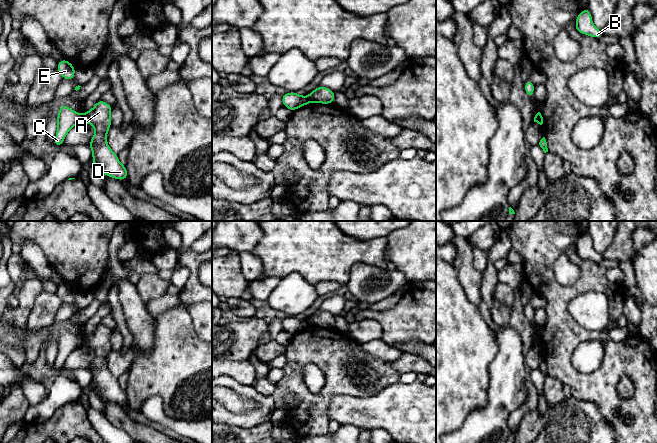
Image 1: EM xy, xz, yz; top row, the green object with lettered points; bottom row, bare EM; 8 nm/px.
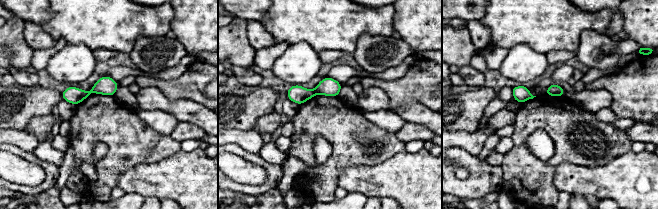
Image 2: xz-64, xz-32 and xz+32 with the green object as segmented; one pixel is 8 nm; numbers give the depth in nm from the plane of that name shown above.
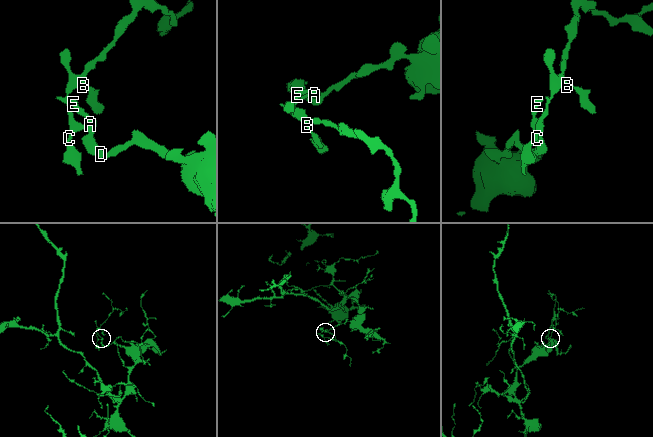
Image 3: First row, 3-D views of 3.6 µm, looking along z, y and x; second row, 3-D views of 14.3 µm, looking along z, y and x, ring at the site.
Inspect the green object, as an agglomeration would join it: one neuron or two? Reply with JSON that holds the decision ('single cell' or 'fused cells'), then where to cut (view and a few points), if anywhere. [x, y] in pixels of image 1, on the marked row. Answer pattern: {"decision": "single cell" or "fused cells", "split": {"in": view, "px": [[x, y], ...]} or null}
{"decision": "fused cells", "split": {"in": "xy", "px": [[83, 115], [84, 121]]}}

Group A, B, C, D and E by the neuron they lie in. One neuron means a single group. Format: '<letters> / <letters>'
A D E / B C

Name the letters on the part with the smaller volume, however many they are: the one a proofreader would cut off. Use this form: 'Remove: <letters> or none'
Remove: B, C

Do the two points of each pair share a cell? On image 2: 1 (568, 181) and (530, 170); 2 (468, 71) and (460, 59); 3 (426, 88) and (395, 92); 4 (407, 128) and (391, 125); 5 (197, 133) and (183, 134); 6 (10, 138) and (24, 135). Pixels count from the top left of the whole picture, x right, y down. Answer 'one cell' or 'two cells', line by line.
1: two cells
2: two cells
3: one cell
4: two cells
5: one cell
6: one cell

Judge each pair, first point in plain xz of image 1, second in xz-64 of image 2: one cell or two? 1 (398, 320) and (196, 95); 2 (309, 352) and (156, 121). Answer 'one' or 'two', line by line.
1: one
2: two

